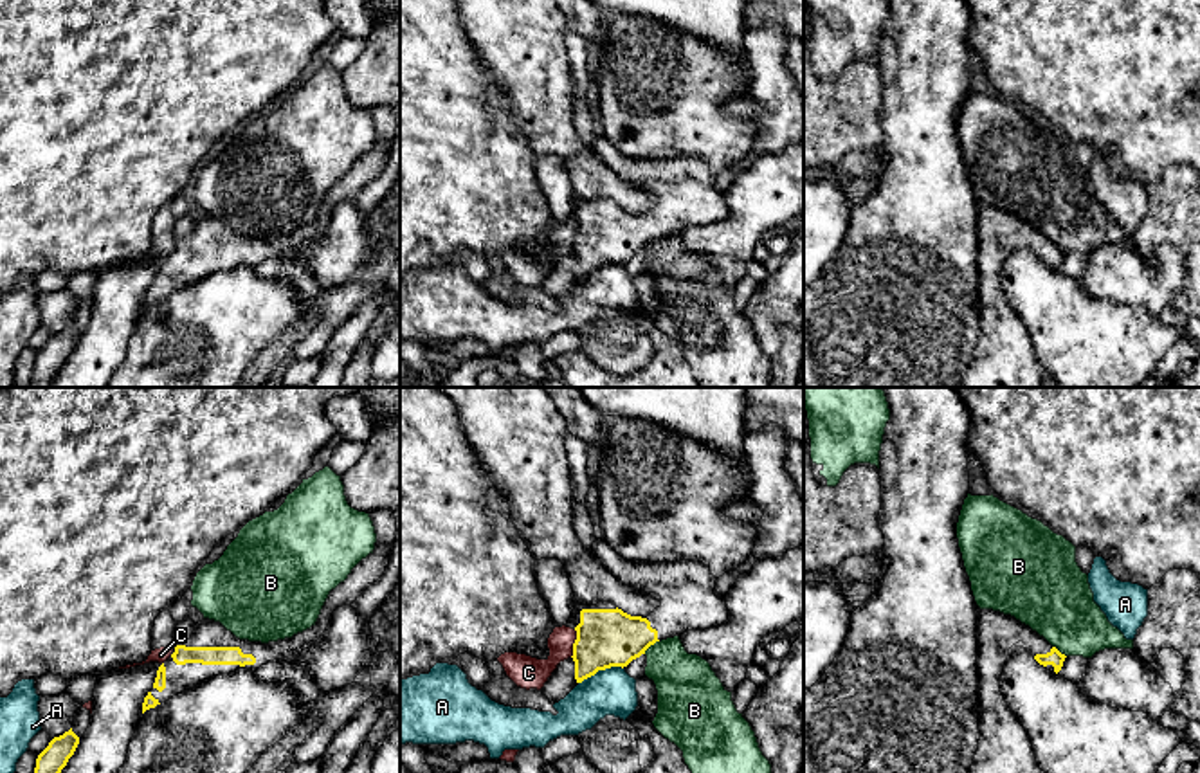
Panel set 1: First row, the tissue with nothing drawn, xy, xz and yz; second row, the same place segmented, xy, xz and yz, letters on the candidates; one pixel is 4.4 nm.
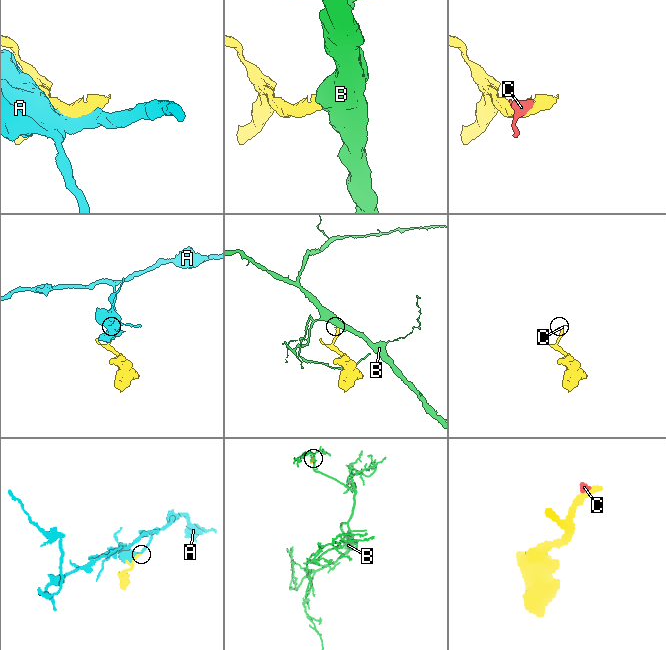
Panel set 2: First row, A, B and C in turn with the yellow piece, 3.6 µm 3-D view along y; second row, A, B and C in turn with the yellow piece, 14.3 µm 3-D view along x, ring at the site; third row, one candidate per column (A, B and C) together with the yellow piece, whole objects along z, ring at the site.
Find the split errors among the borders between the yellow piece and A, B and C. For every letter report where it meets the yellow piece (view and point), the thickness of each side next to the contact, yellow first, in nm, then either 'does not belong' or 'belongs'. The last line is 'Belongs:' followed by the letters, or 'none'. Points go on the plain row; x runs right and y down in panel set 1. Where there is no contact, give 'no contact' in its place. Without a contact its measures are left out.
A: meets yellow in xz at (600, 265); 260 nm thick on the yellow side, 200 nm on the other; does not belong
B: meets yellow in xz at (651, 240); 260 nm thick on the yellow side, 280 nm on the other; does not belong
C: meets yellow in xz at (573, 240); 260 nm thick on the yellow side, 140 nm on the other; does not belong
Belongs: none

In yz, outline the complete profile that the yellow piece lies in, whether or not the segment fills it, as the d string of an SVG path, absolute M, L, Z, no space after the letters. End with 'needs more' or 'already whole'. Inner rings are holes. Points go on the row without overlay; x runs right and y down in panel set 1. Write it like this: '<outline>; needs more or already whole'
M980 205L977 218L977 259L978 259L978 346L969 364L969 369L962 375L960 387L1041 387L1043 371L1036 359L1031 335L1022 323L1020 315L1007 303L1000 288L1000 272L1009 252L1009 245L1023 238L1023 245L1034 252L1034 256L1050 268L1059 268L1065 258L1056 243L1052 243L1043 232L1022 220L1011 211L1004 211L993 205Z; needs more

